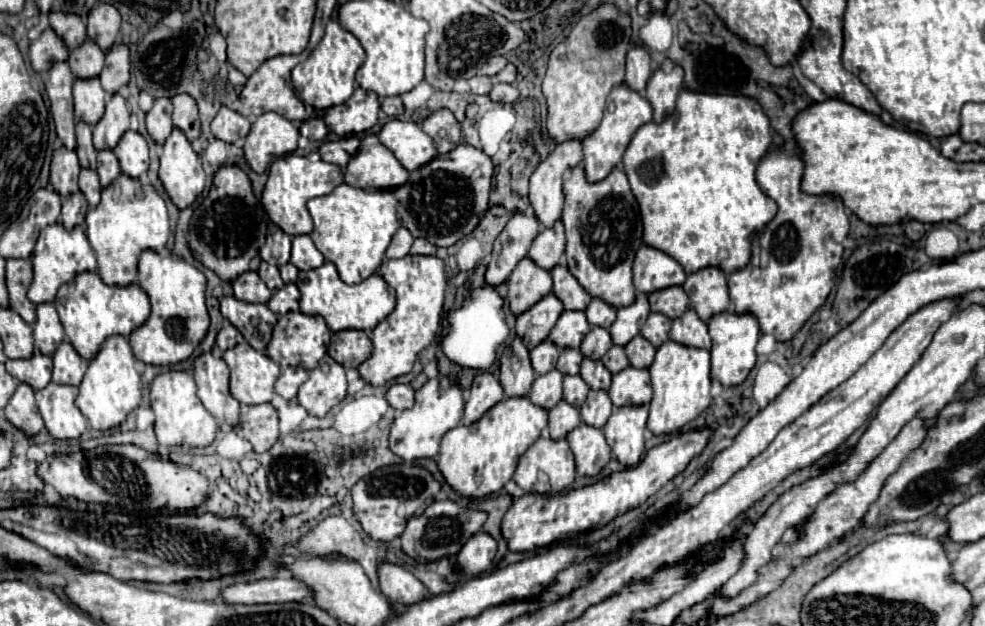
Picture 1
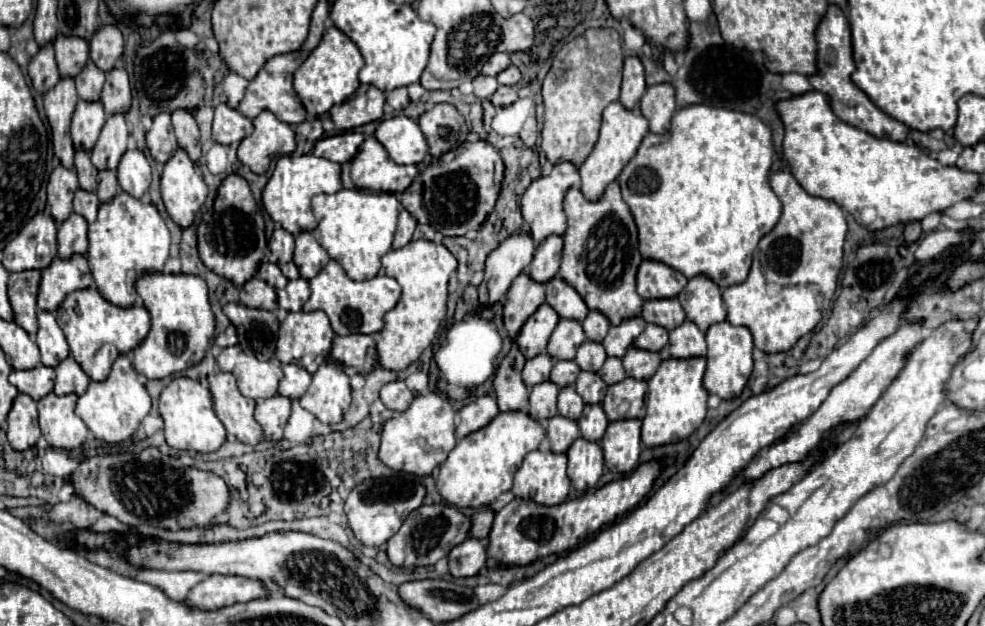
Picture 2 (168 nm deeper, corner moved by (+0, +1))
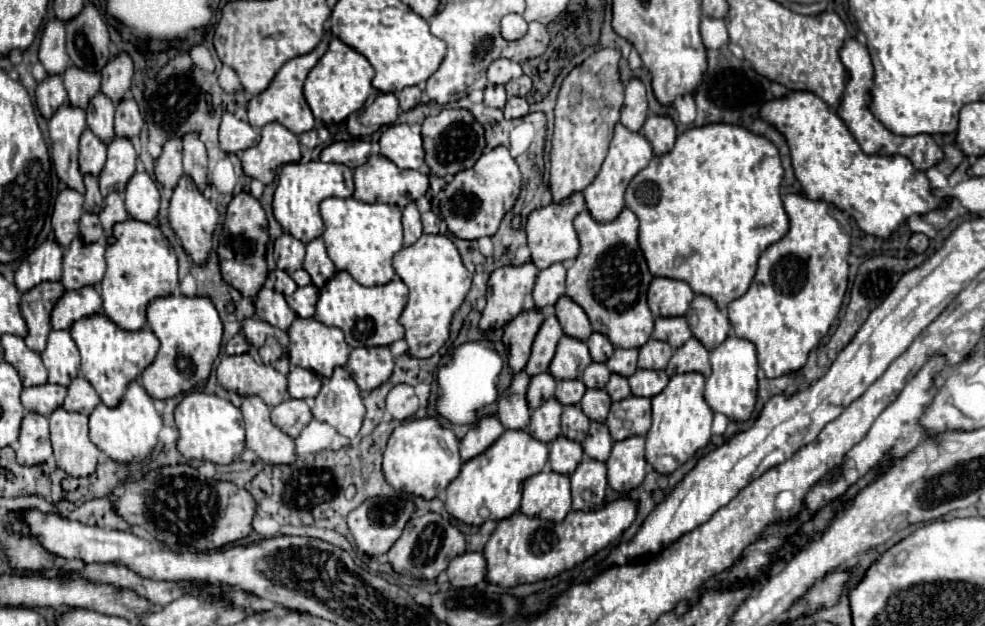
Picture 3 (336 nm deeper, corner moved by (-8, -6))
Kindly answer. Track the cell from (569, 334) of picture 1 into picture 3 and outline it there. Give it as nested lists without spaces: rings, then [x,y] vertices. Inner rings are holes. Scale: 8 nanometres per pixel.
[[[563,336],[557,344],[557,352],[551,360],[551,368],[549,372],[555,378],[581,378],[581,372],[591,364],[591,356],[589,356],[589,348],[583,340],[573,338],[573,336]]]

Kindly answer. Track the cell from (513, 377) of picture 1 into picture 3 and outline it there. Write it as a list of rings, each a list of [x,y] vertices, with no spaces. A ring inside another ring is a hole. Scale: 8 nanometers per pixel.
[[[521,370],[519,374],[513,376],[511,386],[499,396],[497,418],[501,420],[501,424],[505,428],[525,430],[529,426],[531,408],[529,408],[527,398],[525,398],[527,386],[529,386],[529,376],[527,376],[525,370]]]

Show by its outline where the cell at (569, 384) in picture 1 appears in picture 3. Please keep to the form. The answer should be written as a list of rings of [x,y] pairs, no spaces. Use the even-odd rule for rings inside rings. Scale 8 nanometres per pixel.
[[[577,404],[571,406],[563,406],[563,414],[561,414],[561,434],[565,438],[583,442],[589,430],[589,418],[585,416],[585,412],[581,412],[581,408]]]

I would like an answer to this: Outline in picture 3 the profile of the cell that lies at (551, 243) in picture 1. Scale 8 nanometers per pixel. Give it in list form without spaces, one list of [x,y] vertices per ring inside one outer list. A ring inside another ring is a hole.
[[[561,262],[551,264],[549,268],[541,270],[535,280],[533,300],[535,306],[541,310],[547,304],[555,304],[559,296],[565,294],[565,266]]]

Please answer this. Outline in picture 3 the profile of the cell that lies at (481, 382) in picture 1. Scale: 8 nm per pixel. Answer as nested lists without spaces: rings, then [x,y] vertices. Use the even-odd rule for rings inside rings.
[[[481,416],[477,424],[461,440],[461,460],[469,460],[487,450],[505,432],[497,416]]]

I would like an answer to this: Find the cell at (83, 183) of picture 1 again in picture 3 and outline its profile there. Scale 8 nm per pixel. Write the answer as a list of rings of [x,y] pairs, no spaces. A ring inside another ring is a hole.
[[[85,212],[79,220],[79,236],[85,242],[99,242],[103,238],[103,228],[95,212]]]

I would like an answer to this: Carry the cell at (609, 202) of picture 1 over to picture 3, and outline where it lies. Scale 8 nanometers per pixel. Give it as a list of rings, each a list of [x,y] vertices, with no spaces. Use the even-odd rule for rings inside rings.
[[[623,208],[617,220],[597,222],[583,210],[575,218],[575,230],[581,242],[581,250],[567,270],[567,296],[581,304],[591,320],[595,332],[605,334],[617,348],[639,348],[653,332],[653,314],[647,306],[645,292],[653,274],[647,268],[645,256],[637,242],[639,220]]]

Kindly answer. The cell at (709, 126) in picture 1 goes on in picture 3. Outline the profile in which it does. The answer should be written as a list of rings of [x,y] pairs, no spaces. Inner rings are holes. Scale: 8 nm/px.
[[[705,124],[699,128],[689,128],[683,134],[677,136],[675,148],[661,154],[661,156],[653,156],[649,166],[643,168],[627,186],[625,192],[625,206],[633,210],[633,214],[639,218],[639,246],[643,250],[643,256],[647,260],[647,266],[651,270],[653,276],[669,276],[675,280],[685,280],[695,294],[705,294],[711,296],[715,300],[715,304],[725,310],[729,302],[733,302],[735,298],[743,296],[755,276],[757,270],[757,260],[759,254],[773,242],[781,240],[785,236],[785,232],[789,230],[789,218],[787,212],[783,208],[781,202],[781,180],[783,180],[783,166],[781,166],[781,158],[779,158],[779,150],[777,146],[767,140],[765,136],[753,134],[751,130],[743,128],[743,126],[735,126],[735,124]]]

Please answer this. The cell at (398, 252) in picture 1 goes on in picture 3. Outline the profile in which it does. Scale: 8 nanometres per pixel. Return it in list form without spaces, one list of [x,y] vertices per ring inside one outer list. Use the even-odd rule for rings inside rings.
[[[415,202],[407,204],[403,210],[403,230],[405,230],[405,246],[413,246],[421,238],[421,216]]]

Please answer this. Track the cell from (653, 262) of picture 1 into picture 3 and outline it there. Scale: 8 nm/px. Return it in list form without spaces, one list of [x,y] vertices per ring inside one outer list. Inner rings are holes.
[[[653,278],[647,292],[647,304],[655,316],[683,316],[693,300],[687,282],[673,278]]]

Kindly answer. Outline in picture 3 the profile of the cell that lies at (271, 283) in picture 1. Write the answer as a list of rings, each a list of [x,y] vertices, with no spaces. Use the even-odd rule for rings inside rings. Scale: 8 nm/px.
[[[276,269],[273,271],[275,274],[276,280],[274,284],[274,289],[285,296],[292,295],[296,289],[297,284],[285,271]]]

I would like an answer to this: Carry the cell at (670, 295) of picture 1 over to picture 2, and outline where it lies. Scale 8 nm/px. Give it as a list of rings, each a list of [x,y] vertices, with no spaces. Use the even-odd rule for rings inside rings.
[[[651,299],[643,303],[641,317],[645,323],[655,323],[667,331],[673,331],[685,321],[685,311],[679,305],[679,299]]]

